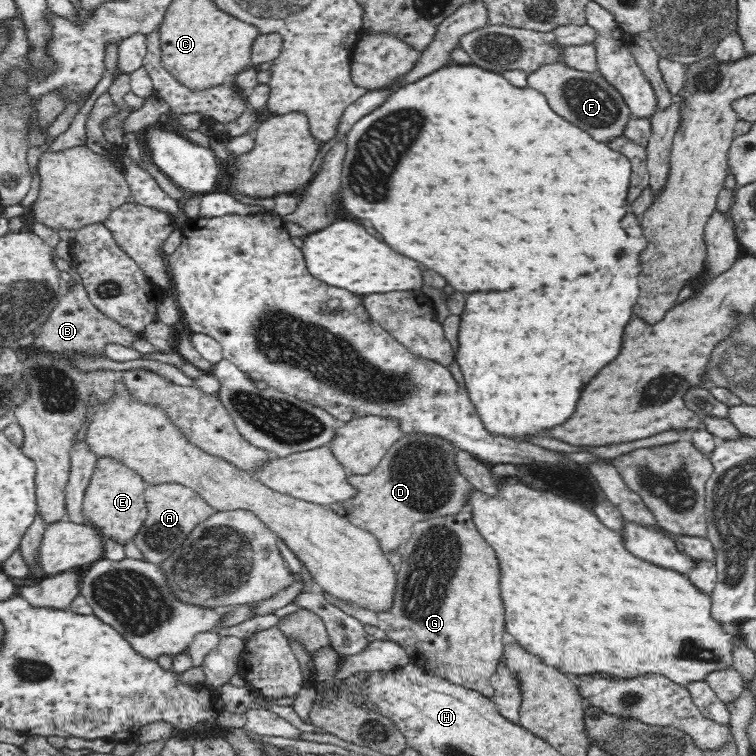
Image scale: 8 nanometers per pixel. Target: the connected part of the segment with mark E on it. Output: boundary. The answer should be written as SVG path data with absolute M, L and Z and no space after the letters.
M106 456L98 457L96 468L82 500L82 512L89 527L105 540L114 540L123 547L130 544L149 513L145 501L146 486L139 474L124 463Z

